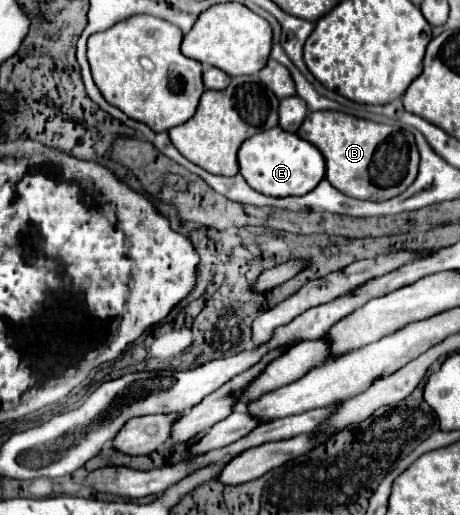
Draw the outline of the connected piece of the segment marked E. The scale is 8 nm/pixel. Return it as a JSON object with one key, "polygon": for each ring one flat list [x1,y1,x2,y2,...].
{"polygon":[[271,128,257,132,249,140,245,140,239,148,239,174,265,196,303,196,311,192,325,178,325,158,317,146,299,138,293,132,285,132,283,128]]}

